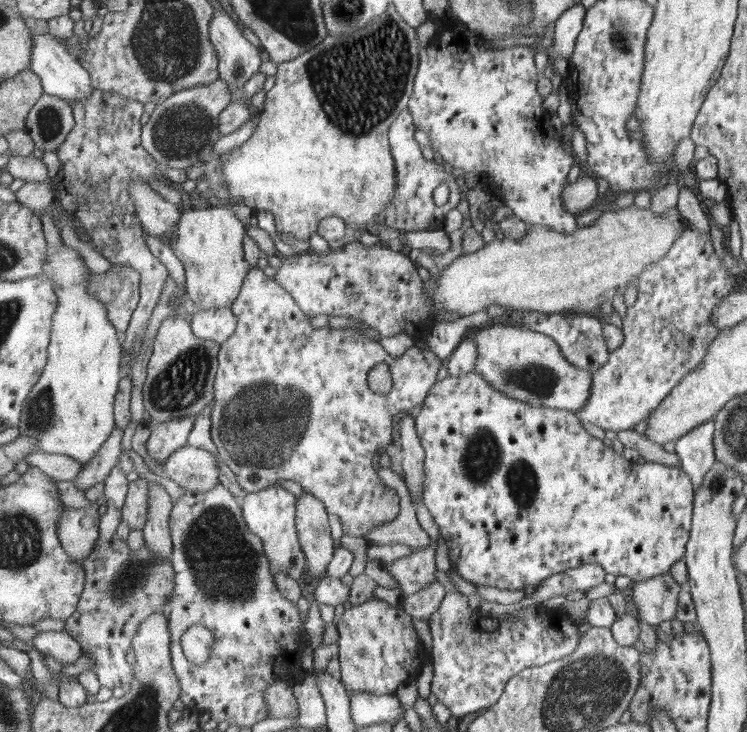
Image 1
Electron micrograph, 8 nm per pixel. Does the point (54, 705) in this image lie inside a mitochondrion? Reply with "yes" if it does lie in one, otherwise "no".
no

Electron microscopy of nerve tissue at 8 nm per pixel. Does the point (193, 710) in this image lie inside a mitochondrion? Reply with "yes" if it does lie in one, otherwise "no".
no

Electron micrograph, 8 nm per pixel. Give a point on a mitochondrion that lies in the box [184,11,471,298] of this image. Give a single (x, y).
(359, 82)

